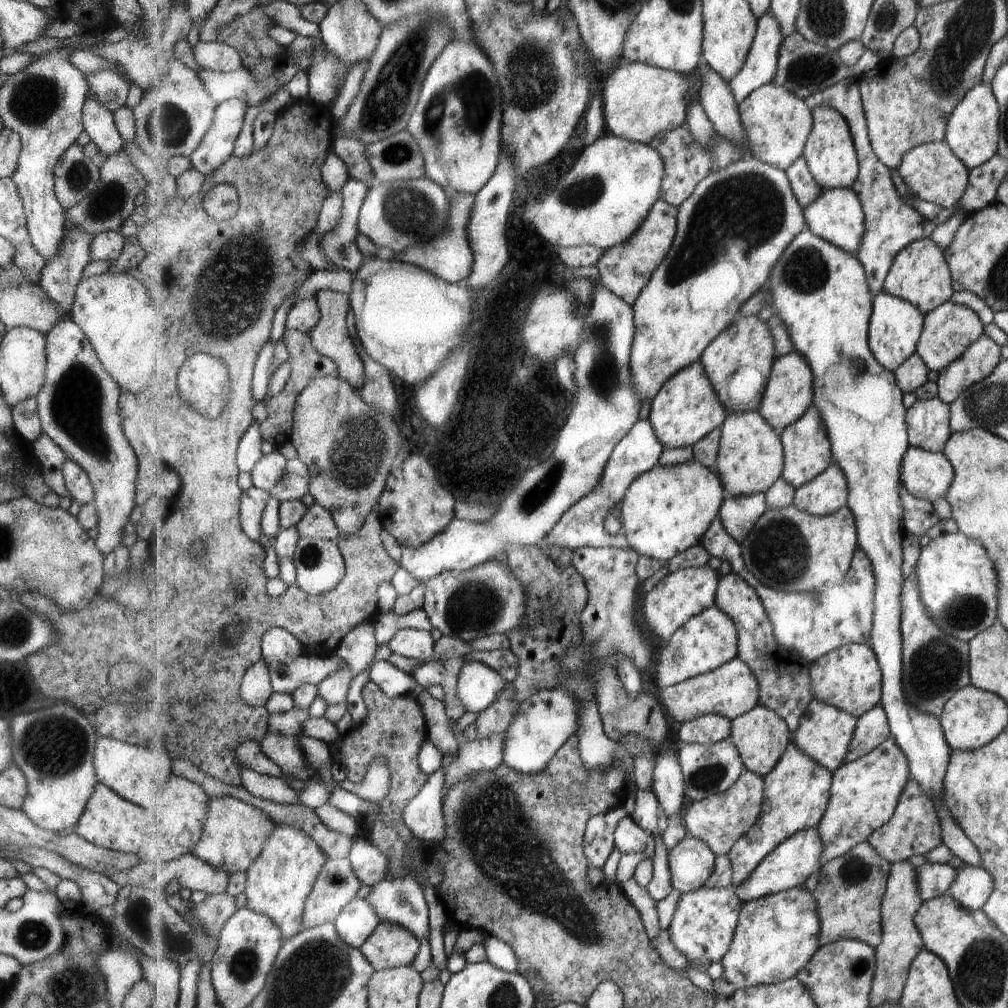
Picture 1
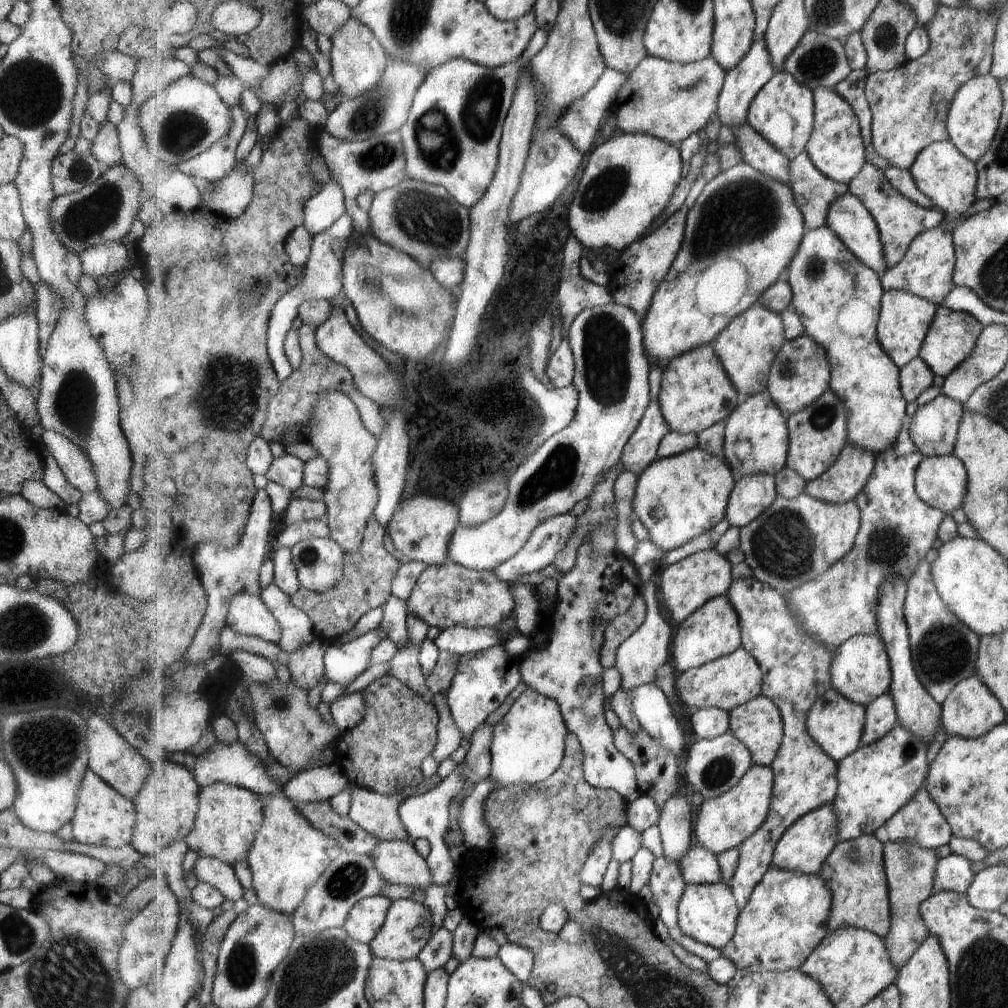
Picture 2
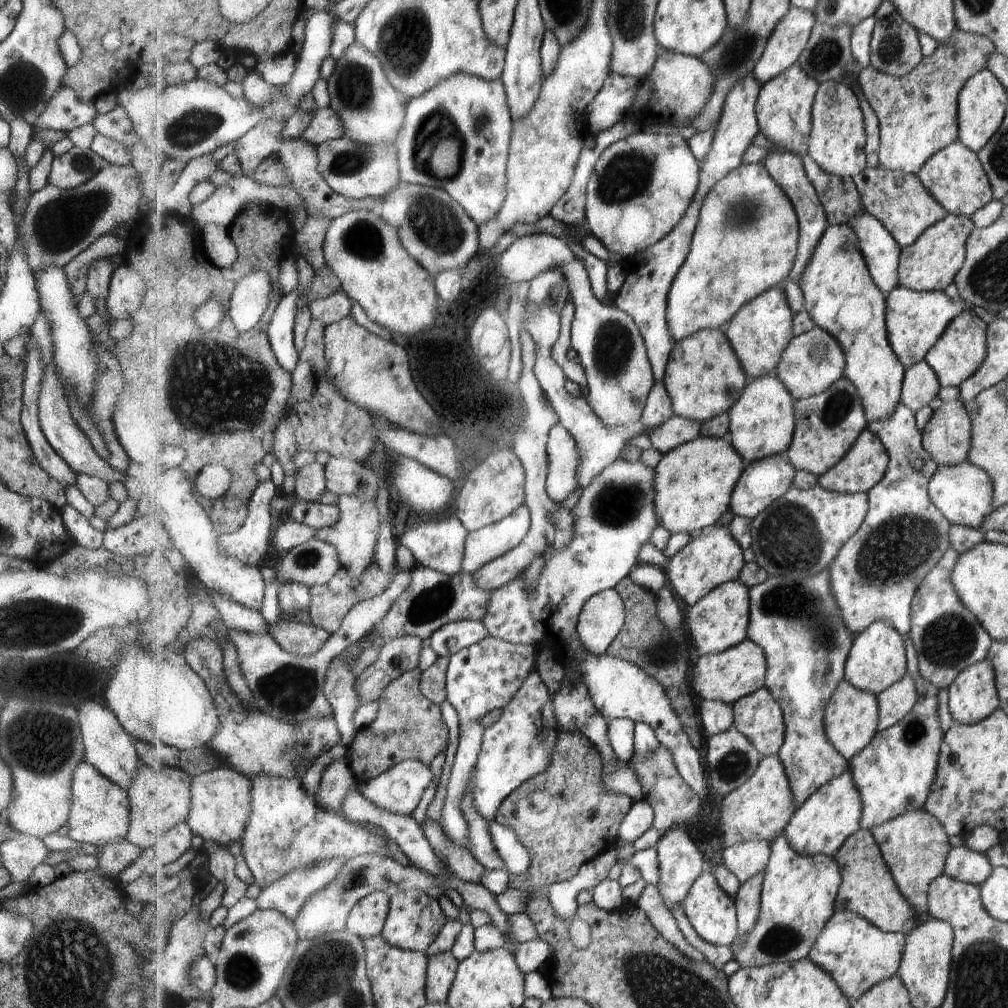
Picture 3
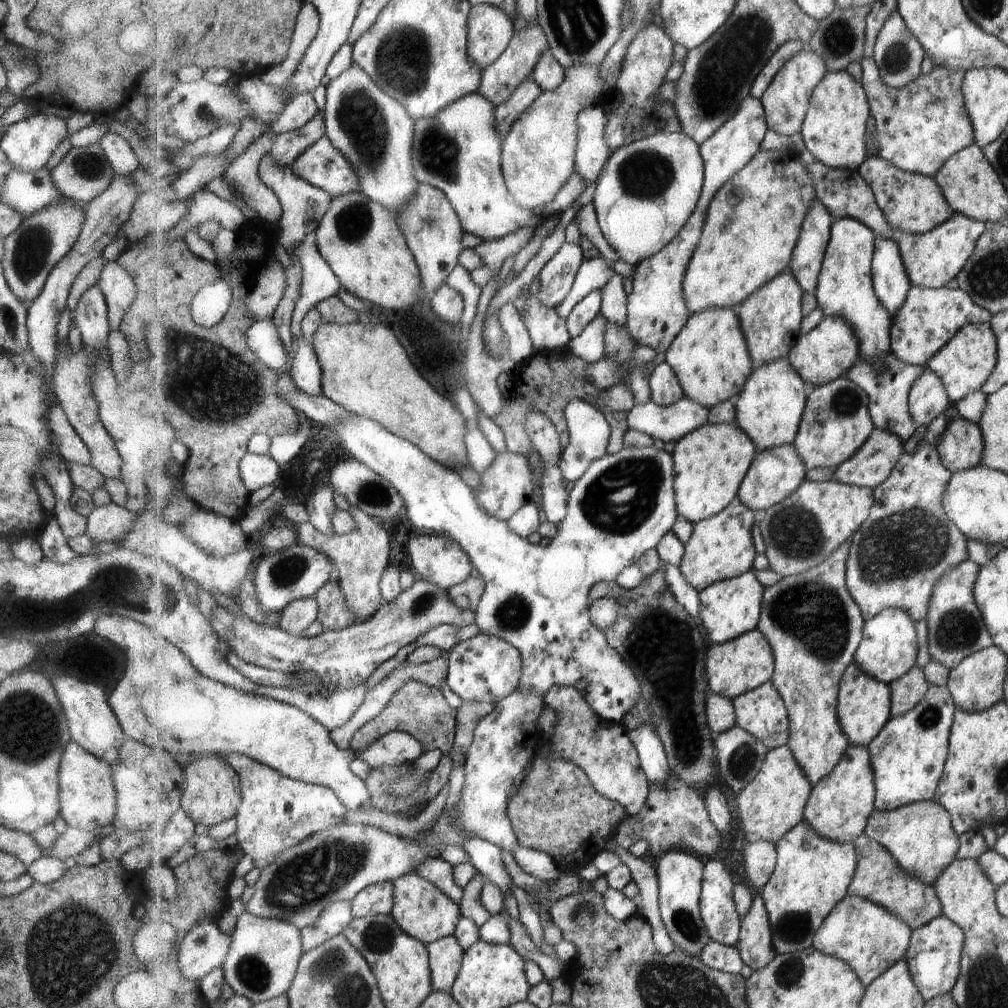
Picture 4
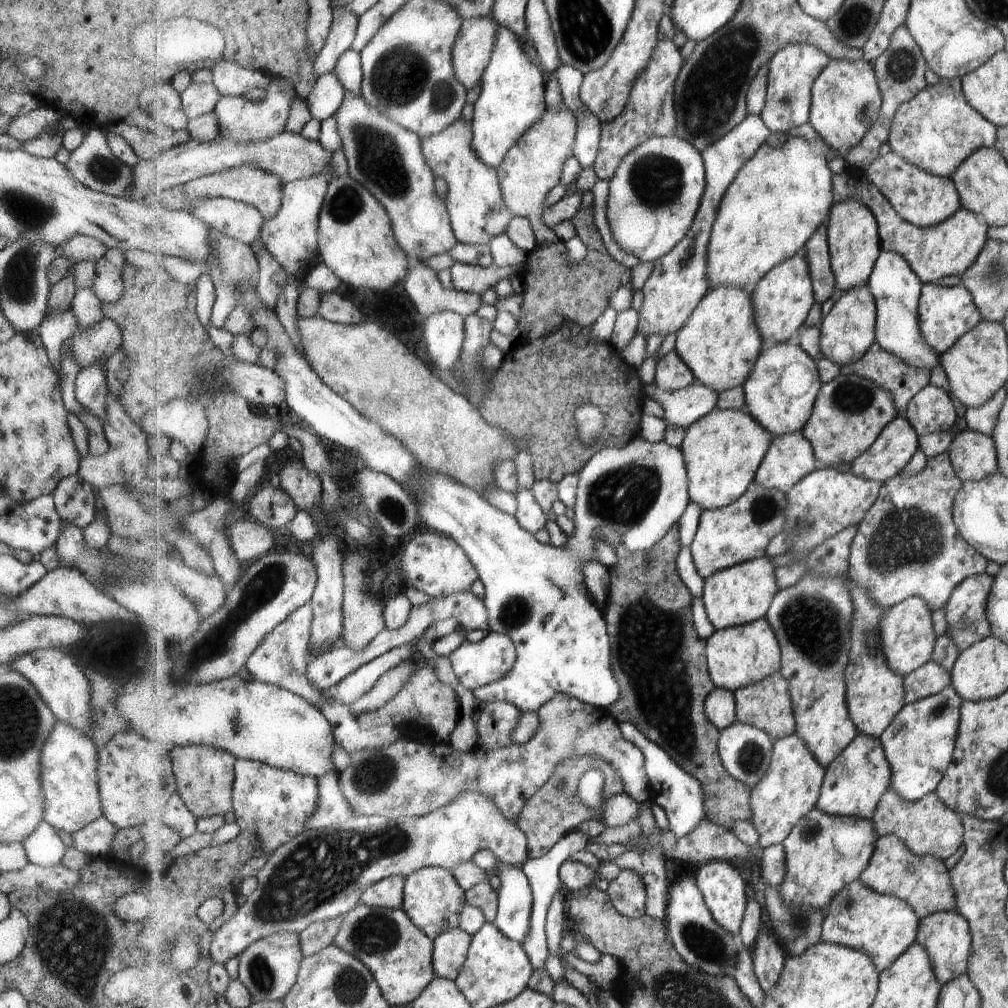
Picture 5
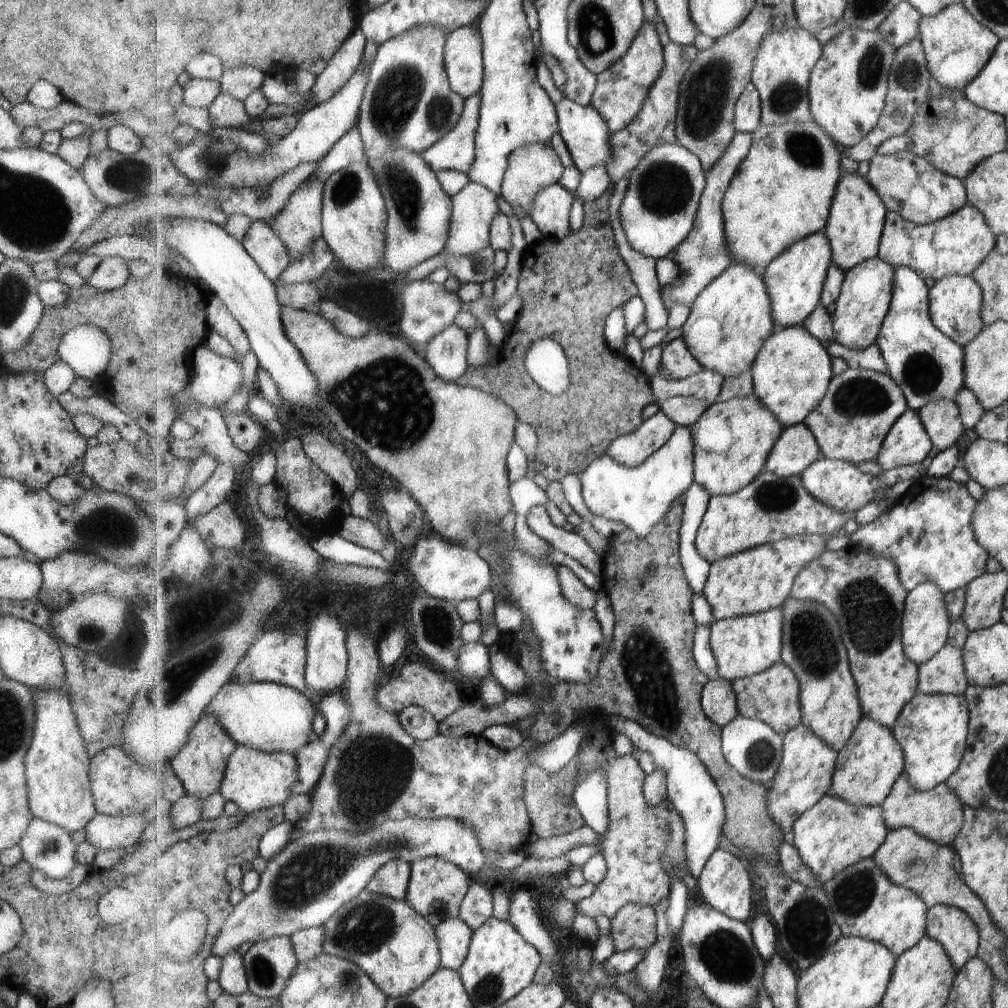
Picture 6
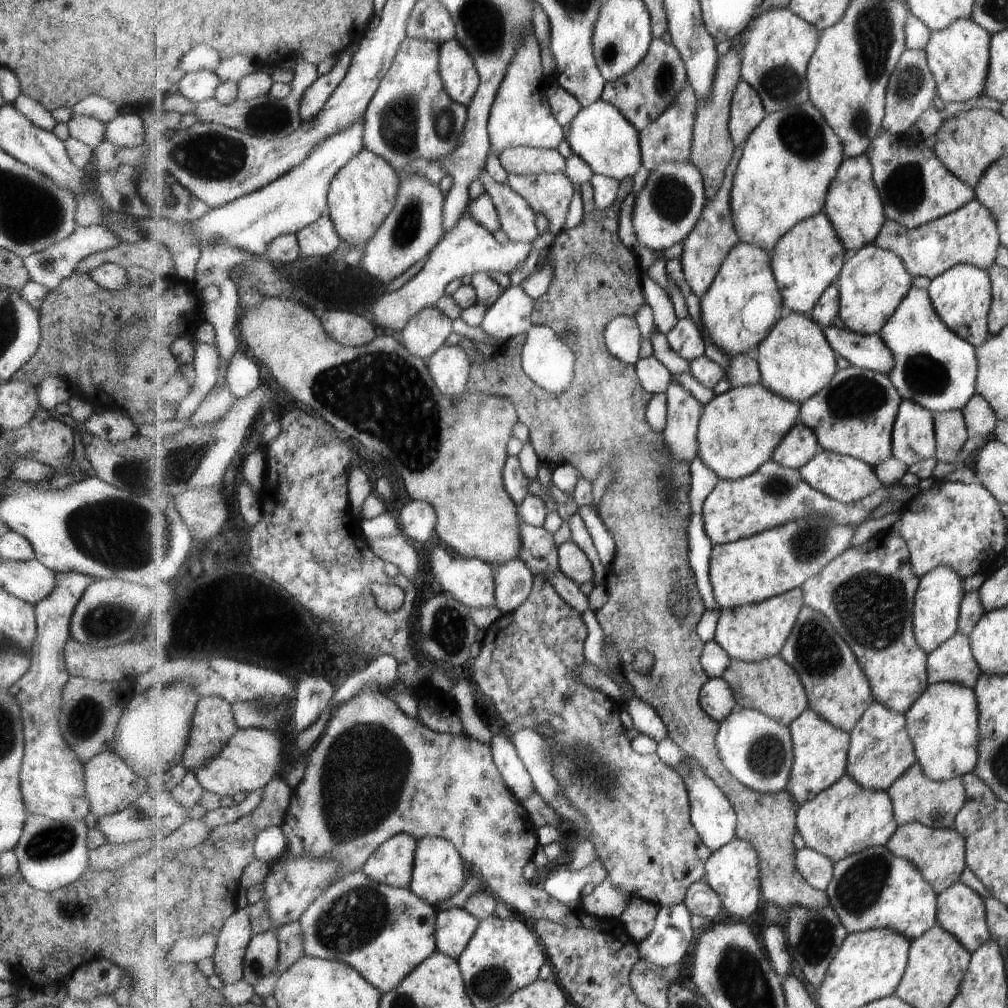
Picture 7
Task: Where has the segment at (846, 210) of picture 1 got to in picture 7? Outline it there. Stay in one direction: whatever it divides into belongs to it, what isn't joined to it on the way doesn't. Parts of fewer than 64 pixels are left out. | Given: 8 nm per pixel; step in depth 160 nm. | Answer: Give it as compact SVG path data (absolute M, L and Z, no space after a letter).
M912 286L895 314L878 334L894 358L889 378L904 400L935 411L960 410L975 394L978 363L974 346L951 331L934 309L928 289Z

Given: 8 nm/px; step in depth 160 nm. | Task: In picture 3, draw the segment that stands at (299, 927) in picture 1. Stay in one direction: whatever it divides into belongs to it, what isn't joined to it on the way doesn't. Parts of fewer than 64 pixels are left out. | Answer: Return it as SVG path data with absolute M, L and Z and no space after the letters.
M339 743L319 757L302 777L288 779L259 775L251 778L254 804L241 844L243 856L259 888L265 889L294 871L311 869L338 858L379 853L391 857L390 847L386 846L388 841L384 837L346 821L333 811L326 811L316 802L325 770L331 763L345 758L347 751L348 747Z

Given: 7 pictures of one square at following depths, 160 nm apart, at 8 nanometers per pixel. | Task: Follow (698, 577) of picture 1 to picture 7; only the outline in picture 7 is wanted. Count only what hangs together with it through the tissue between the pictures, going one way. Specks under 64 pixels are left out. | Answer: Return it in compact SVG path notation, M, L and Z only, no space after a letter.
M771 460L761 469L738 481L720 479L704 504L704 527L714 548L719 545L751 538L811 515L825 515L836 525L859 526L869 514L896 491L896 486L919 487L920 478L909 472L892 485L883 485L875 494L859 502L842 503L819 492L803 478L800 469L790 469Z

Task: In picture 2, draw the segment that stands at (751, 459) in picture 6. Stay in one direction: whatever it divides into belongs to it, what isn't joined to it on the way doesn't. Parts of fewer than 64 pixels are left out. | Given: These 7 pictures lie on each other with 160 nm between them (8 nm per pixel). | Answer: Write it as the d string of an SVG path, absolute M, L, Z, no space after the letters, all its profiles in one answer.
M703 449L658 459L637 477L632 514L646 526L651 542L670 553L709 532L726 517L736 481L725 458Z

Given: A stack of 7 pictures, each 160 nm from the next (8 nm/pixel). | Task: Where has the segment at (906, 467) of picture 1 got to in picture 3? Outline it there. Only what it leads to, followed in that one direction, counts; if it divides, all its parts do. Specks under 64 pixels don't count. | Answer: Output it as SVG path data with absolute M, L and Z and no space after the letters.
M969 461L959 464L940 466L929 486L931 500L938 506L951 524L977 528L982 523L982 518L992 511L993 486L990 475L979 467L973 466Z

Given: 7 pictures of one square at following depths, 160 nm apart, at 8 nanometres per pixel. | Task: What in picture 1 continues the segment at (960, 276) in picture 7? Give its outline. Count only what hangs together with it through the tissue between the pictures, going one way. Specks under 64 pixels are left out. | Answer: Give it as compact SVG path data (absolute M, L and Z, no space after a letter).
M885 292L879 293L873 301L869 346L877 362L887 367L887 370L895 372L910 356L918 352L926 314L918 306Z

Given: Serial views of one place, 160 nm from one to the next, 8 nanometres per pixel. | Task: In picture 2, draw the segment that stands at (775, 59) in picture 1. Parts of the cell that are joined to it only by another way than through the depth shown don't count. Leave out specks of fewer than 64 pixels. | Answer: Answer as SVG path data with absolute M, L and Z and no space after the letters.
M761 37L754 41L746 57L734 69L727 72L717 110L722 124L733 128L735 125L747 123L751 103L759 91L775 76L775 73L777 73L777 68L774 65L774 56L770 53L766 38Z

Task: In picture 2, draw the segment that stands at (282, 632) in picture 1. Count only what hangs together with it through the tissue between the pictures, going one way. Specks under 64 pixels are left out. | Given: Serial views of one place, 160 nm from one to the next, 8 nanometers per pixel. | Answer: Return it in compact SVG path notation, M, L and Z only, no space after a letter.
M241 593L229 603L228 626L240 635L259 637L278 645L282 639L279 621L262 601L262 597Z

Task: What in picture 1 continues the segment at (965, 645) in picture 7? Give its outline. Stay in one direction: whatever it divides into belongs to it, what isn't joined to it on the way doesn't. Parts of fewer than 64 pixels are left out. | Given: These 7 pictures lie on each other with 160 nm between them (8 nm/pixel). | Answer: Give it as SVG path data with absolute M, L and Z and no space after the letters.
M879 703L874 709L858 718L858 723L851 739L845 763L853 762L876 748L893 736L885 707Z

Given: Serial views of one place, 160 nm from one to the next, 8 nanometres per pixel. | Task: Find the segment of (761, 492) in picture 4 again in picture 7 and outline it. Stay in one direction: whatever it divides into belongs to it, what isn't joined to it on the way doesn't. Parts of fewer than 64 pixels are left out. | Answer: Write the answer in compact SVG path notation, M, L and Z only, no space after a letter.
M801 422L783 438L774 452L773 461L781 466L797 470L823 451L824 448L819 444L815 431Z

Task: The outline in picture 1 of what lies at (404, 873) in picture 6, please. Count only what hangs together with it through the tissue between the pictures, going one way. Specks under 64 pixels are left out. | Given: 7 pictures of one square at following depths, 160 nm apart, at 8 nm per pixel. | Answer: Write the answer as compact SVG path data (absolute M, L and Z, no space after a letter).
M357 898L341 911L333 924L349 946L360 949L378 929L381 921L367 899Z

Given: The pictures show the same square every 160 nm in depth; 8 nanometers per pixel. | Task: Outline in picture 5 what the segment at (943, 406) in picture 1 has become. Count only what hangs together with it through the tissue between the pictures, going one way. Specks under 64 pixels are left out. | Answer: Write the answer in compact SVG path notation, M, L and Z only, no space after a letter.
M965 429L950 440L945 452L949 455L954 473L963 481L998 472L995 449L989 435Z

